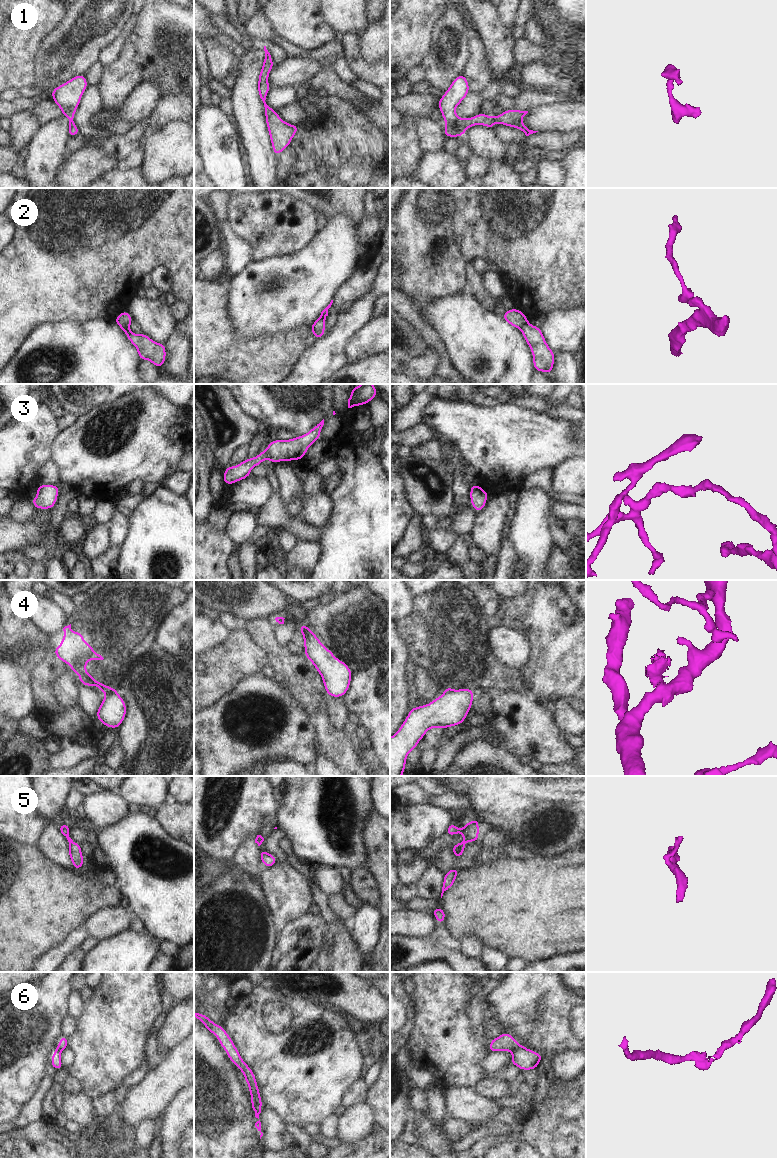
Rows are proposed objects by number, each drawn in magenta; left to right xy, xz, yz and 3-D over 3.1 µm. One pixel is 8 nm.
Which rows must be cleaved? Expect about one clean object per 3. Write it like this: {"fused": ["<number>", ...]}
{"fused": ["1", "2", "4", "6"]}

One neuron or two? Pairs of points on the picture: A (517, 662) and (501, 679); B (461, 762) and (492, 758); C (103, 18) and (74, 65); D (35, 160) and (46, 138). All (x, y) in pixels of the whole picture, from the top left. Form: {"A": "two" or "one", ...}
{"A": "two", "B": "one", "C": "one", "D": "one"}

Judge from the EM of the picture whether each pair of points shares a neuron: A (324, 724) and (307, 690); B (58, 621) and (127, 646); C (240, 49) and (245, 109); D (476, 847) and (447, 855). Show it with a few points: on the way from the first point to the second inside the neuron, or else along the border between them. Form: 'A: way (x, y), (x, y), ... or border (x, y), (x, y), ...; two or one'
A: border (325, 692), (318, 708), (311, 717); two
B: border (67, 617), (66, 624), (56, 633), (46, 634); two
C: border (249, 47), (238, 61); two
D: way (469, 854), (462, 861), (454, 861); one

